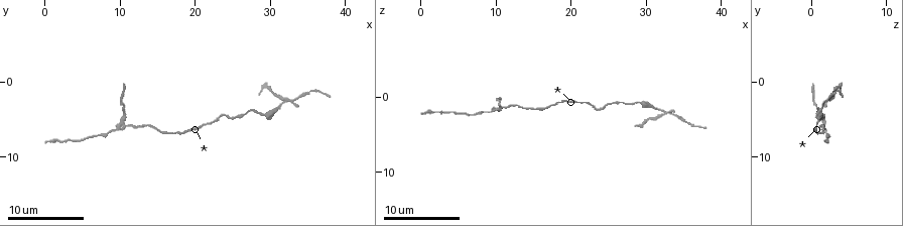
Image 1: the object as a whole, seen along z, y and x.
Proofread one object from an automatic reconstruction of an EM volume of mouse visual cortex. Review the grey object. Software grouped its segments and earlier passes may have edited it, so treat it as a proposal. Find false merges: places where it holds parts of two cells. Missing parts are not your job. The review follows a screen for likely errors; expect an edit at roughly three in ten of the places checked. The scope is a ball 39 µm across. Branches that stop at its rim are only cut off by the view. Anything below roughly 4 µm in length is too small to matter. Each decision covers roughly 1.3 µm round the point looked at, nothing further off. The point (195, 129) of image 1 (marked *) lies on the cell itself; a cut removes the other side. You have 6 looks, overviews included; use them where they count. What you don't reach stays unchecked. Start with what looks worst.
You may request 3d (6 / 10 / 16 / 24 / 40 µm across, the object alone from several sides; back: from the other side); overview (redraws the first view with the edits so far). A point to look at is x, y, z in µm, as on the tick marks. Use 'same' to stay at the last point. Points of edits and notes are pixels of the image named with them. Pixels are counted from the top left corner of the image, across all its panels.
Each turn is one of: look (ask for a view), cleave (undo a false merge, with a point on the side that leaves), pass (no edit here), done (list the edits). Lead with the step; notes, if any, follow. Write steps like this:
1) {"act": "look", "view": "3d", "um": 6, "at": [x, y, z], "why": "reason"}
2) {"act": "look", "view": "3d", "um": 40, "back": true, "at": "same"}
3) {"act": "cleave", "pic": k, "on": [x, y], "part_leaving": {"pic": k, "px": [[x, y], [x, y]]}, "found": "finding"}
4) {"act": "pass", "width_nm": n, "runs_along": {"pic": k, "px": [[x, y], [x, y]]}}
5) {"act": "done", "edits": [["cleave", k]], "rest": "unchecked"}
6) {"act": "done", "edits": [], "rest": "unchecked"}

{"act": "look", "view": "3d", "um": 10, "at": [32.0, 2.5, 2.5], "why": "arms run side by side"}

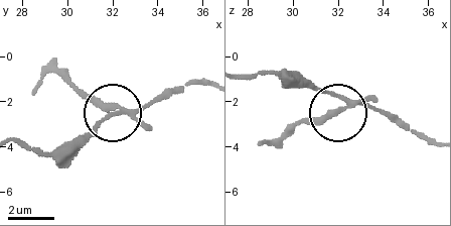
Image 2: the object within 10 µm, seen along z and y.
{"act": "cleave", "pic": 2, "on": [100, 101], "part_leaving": {"pic": 2, "px": [[128, 111], [84, 98], [54, 73], [33, 92]]}, "found": "a second cell is stuck on"}

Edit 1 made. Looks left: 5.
{"act": "look", "view": "overview"}

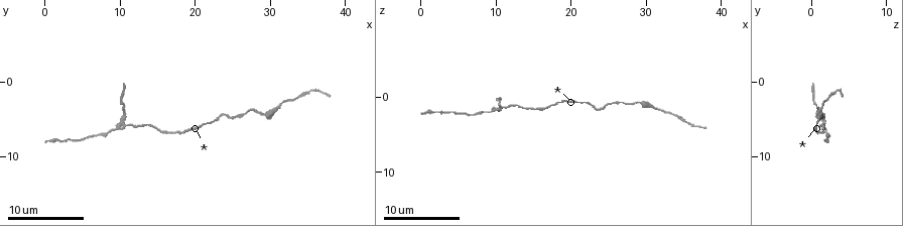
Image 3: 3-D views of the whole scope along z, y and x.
{"act": "look", "view": "3d", "um": 16, "at": [10.0, 5.0, 1.5], "why": "looks like a crossing"}

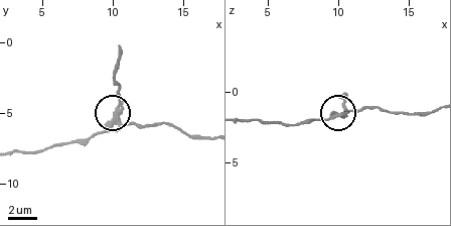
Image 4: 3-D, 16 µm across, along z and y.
{"act": "cleave", "pic": 4, "on": [119, 104], "width_nm": 250, "part_leaving": {"pic": 4, "px": [[112, 126], [119, 98], [116, 66], [119, 44]]}, "found": "two cells meet here"}

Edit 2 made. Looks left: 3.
{"act": "done", "edits": [["cleave", 2], ["cleave", 4]], "rest": "unchecked"}

